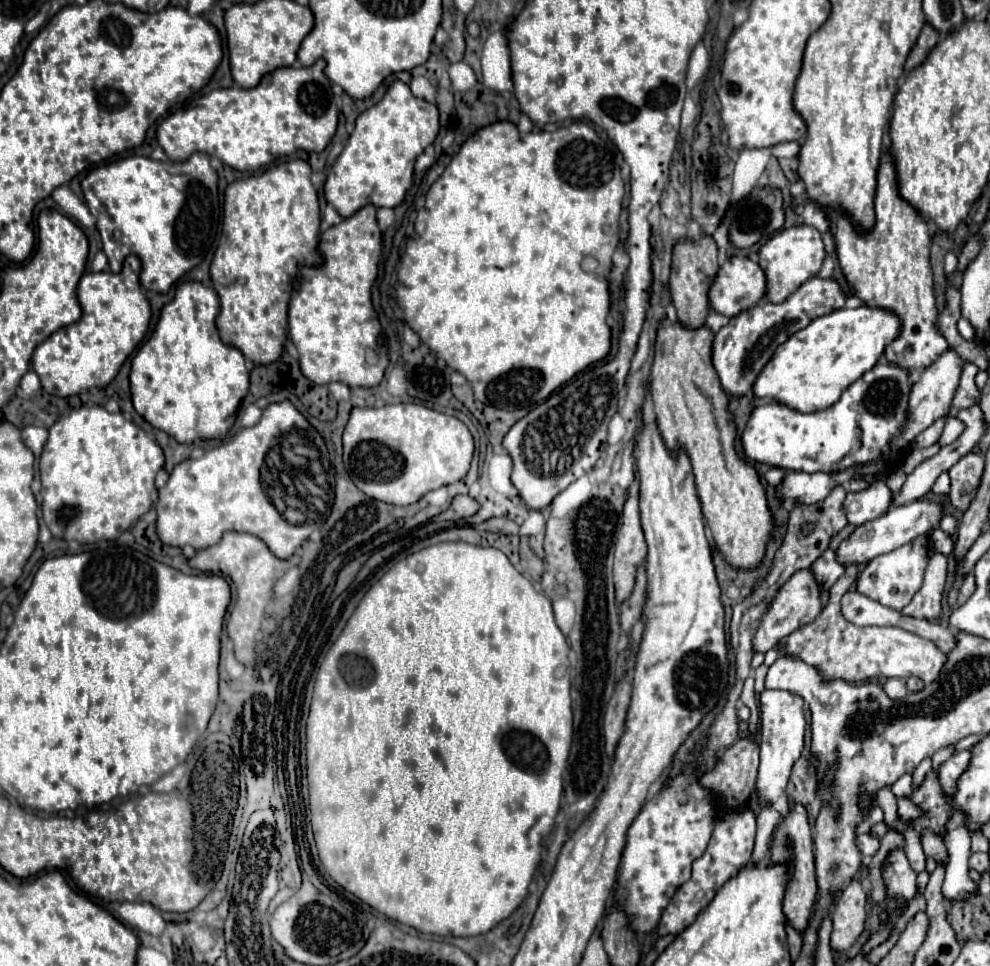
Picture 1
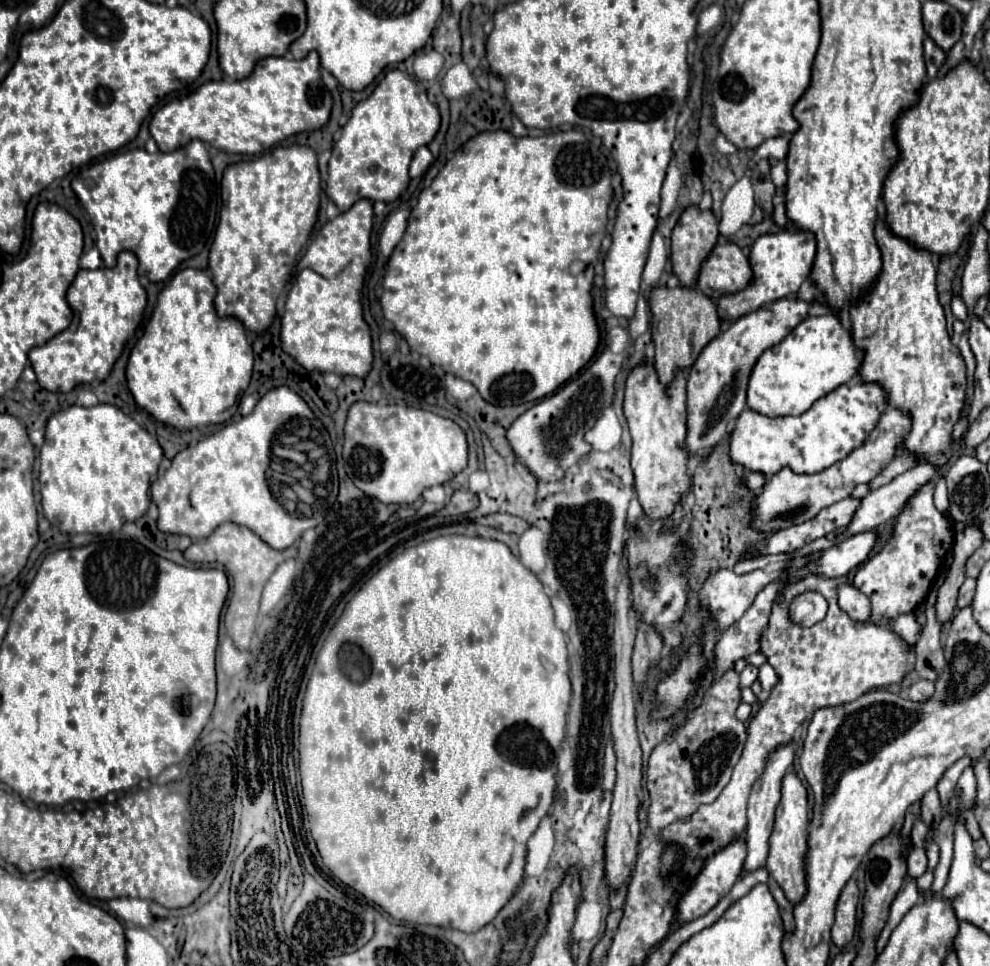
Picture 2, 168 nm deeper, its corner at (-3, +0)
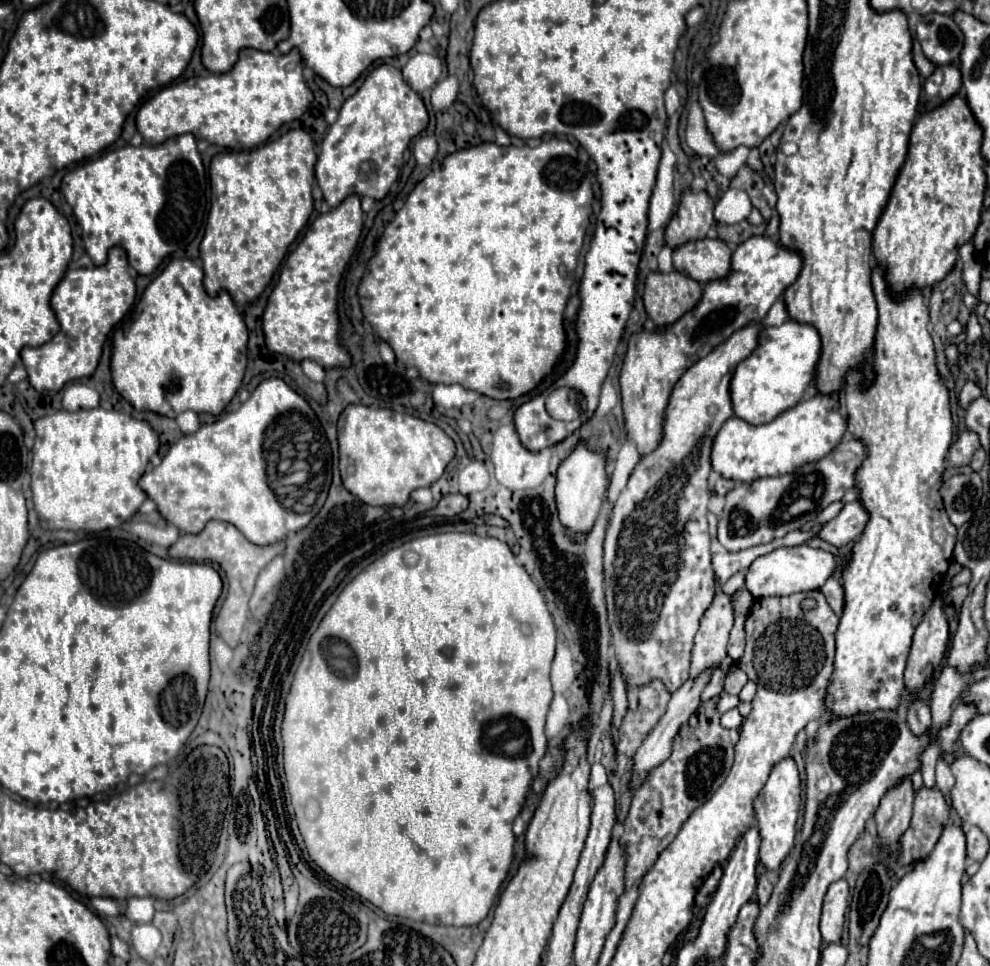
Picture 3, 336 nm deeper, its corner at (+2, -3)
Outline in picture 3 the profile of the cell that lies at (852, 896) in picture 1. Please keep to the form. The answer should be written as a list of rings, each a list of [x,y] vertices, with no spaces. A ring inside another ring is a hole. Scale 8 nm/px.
[[[842,878],[834,882],[824,898],[822,908],[822,920],[820,920],[820,932],[824,942],[840,942],[844,920],[846,920],[846,908],[848,908],[848,882]]]

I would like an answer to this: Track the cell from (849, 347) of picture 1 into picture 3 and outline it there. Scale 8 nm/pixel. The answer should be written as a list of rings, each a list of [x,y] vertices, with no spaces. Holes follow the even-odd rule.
[[[790,320],[782,326],[766,326],[760,334],[760,346],[734,372],[730,384],[734,414],[750,424],[766,424],[796,406],[804,392],[816,386],[820,352],[820,334],[812,324]]]

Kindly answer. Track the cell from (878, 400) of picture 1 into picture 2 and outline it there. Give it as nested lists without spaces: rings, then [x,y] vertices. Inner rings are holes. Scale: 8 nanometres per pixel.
[[[855,383],[853,387],[841,385],[817,399],[809,411],[797,417],[771,419],[757,411],[743,409],[729,435],[729,457],[747,471],[759,471],[765,477],[771,477],[781,467],[789,467],[795,473],[817,473],[845,459],[849,451],[865,443],[869,431],[877,425],[885,409],[885,391],[877,383]]]

